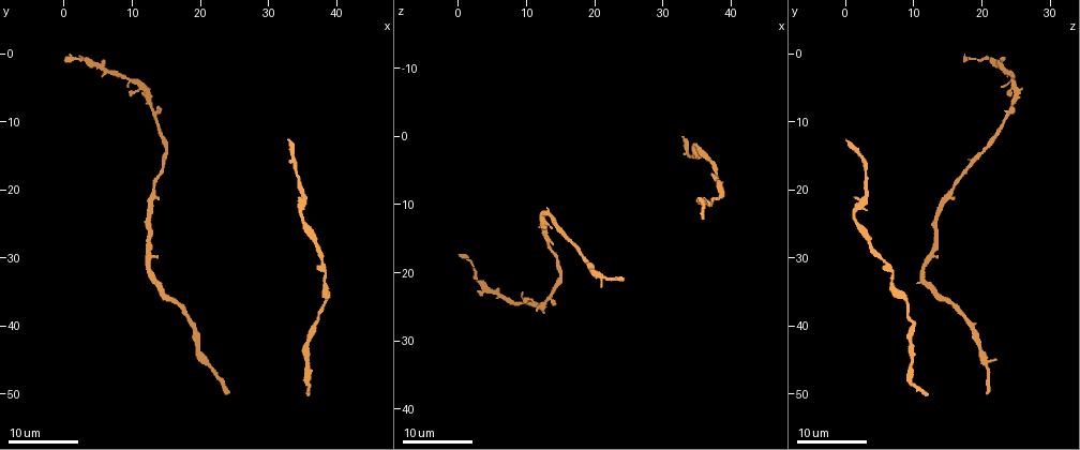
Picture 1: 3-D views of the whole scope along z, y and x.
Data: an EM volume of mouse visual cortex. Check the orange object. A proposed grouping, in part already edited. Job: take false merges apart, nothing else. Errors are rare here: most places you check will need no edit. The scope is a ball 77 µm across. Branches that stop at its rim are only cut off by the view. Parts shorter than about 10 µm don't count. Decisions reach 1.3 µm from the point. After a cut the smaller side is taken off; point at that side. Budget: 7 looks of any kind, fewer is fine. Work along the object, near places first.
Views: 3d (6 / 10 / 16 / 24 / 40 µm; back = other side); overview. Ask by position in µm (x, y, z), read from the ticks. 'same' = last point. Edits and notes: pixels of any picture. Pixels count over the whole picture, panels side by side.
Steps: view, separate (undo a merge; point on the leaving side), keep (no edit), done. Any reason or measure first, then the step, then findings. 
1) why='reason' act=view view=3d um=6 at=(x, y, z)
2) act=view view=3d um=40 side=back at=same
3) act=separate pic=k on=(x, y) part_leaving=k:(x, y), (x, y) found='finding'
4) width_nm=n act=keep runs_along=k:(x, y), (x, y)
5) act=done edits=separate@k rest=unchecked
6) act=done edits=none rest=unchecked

act=view view=3d um=24 at=(38.0, 34.5, 7.0)

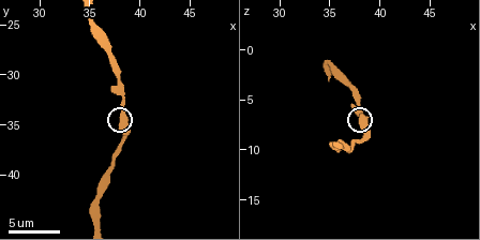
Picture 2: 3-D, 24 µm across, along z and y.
why='zoom in' act=view view=3d um=10 at=same

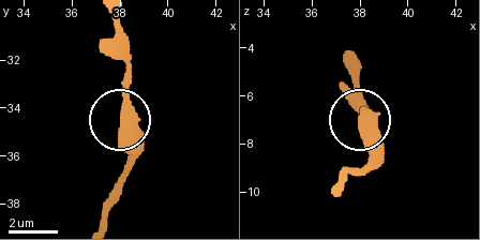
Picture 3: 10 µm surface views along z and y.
act=view view=3d um=6 at=same

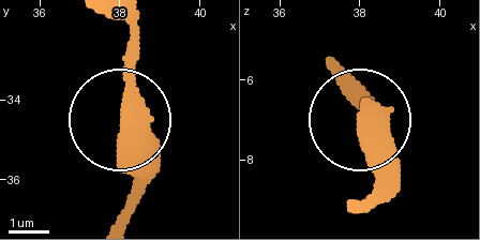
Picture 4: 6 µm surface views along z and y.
act=keep runs_along=4:(118, 220), (135, 178), (135, 25) found='continuous, no second neuron'

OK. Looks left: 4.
act=view view=3d um=16 at=(37.0, 39.5, 10.0)

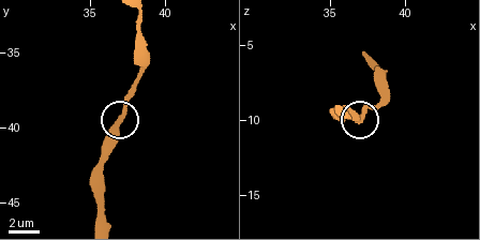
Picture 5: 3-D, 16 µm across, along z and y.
act=view view=3d um=10 at=(37.0, 39.6, 10.0)

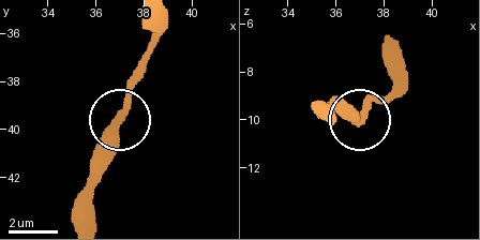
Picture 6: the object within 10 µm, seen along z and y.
act=keep found='all the same neuron'

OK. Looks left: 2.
why='sudden change in width' act=view view=3d um=24 at=(35.0, 23.0, 1.5)

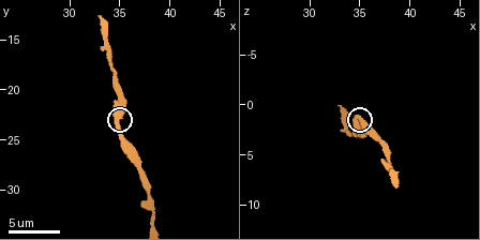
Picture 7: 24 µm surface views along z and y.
act=view view=3d um=6 at=same

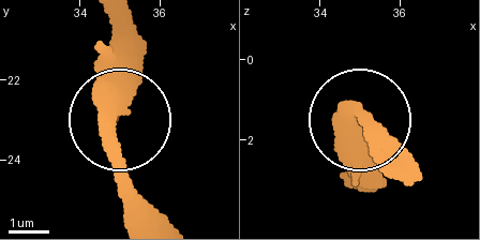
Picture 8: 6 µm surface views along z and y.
act=keep runs_along=8:(153, 219), (113, 156), (122, 38) found='all the same neuron'

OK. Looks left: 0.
act=done edits=none rest=unchecked

